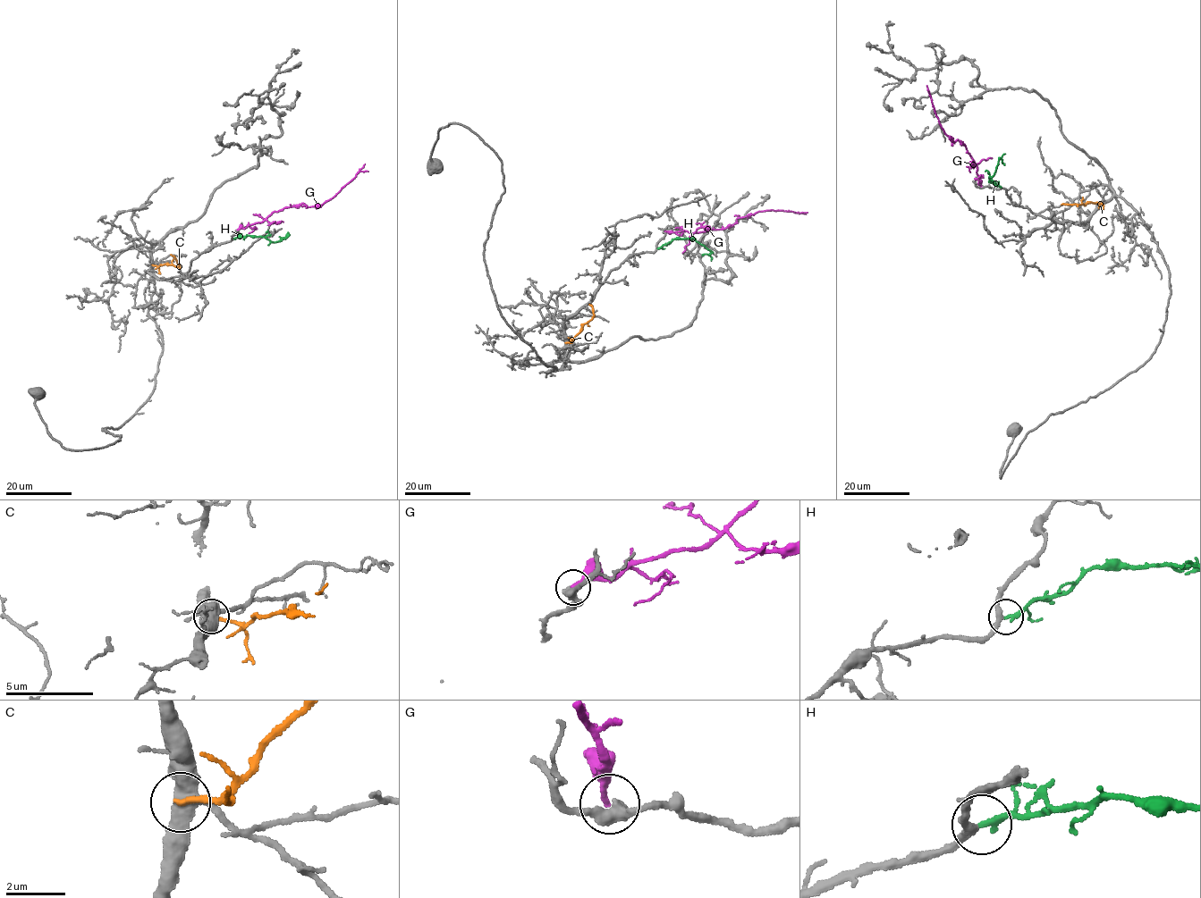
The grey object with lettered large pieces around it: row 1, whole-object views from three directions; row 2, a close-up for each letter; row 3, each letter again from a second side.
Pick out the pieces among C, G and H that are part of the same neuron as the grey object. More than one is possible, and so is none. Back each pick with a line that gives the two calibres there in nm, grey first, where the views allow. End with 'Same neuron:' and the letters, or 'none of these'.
H: 280 nm thick on the grey side, 220 nm on the other
Same neuron: H

